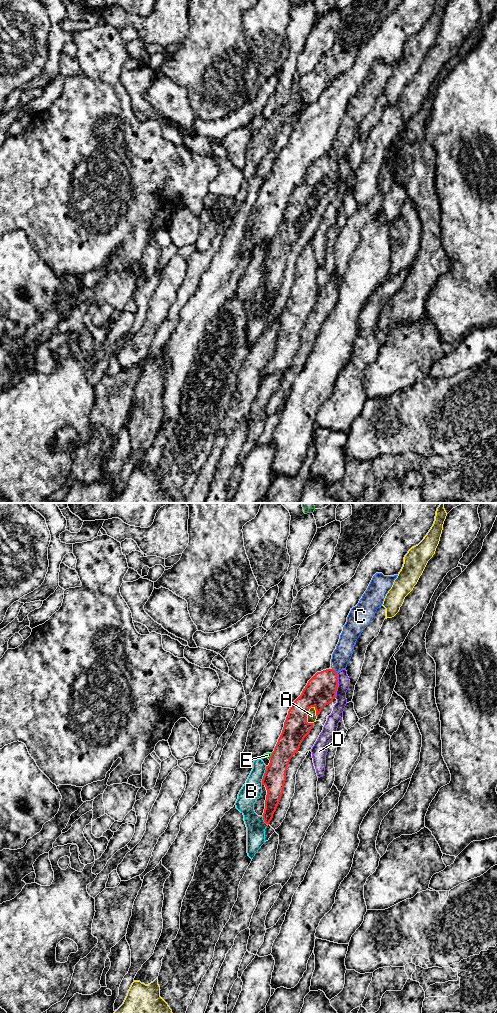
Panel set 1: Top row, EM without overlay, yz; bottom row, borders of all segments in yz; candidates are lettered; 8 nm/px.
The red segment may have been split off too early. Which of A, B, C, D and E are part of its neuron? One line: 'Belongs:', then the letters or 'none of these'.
Belongs: C

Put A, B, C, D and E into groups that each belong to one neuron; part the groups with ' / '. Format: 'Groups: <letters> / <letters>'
Groups: A / B E / C / D

